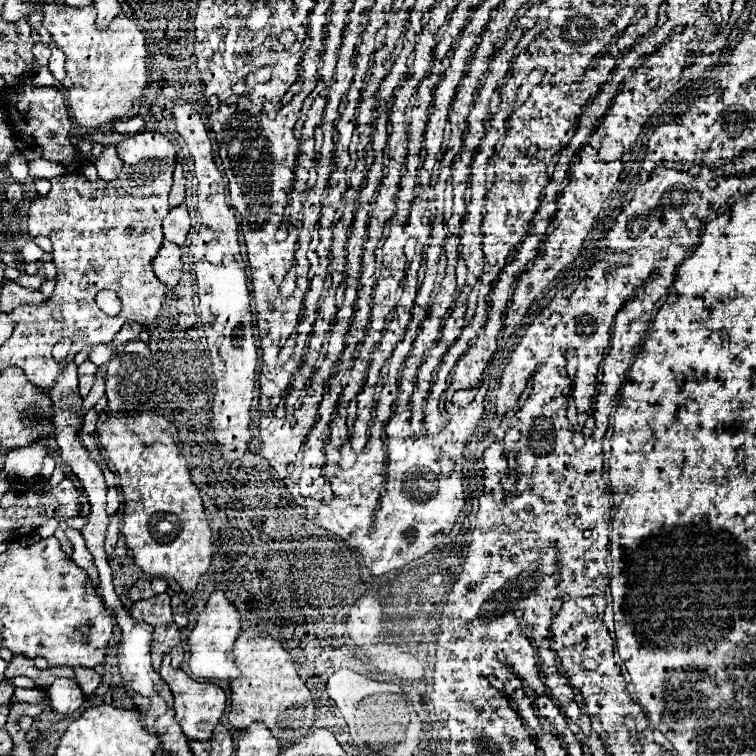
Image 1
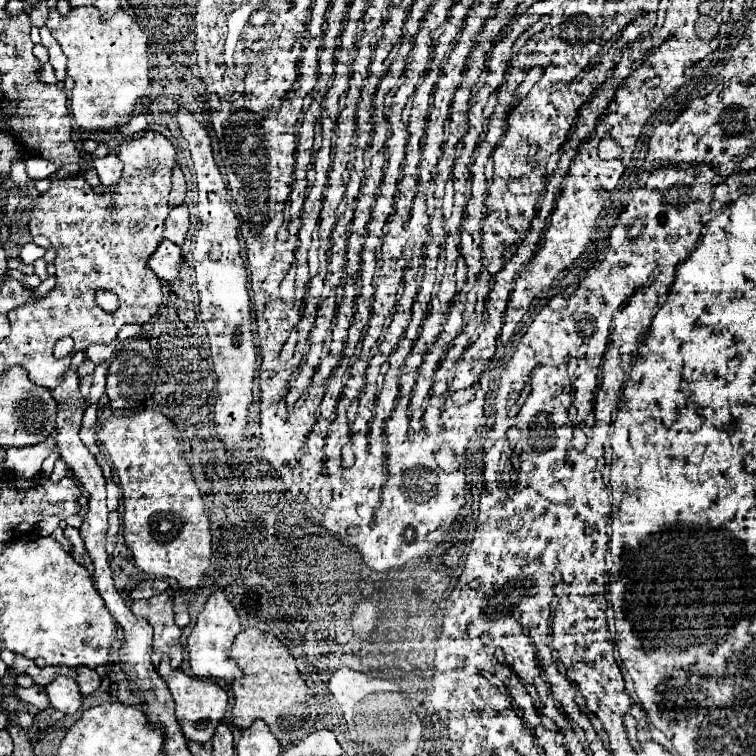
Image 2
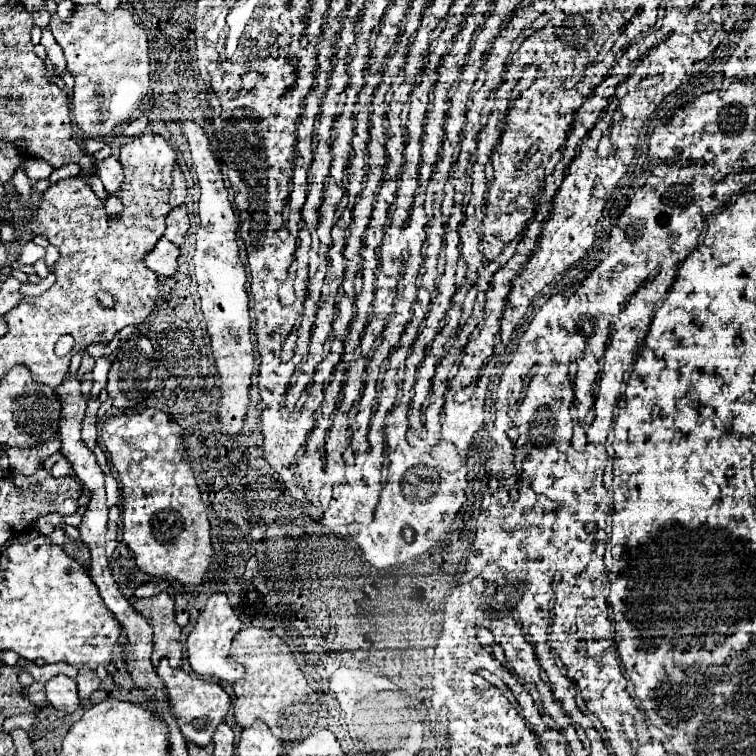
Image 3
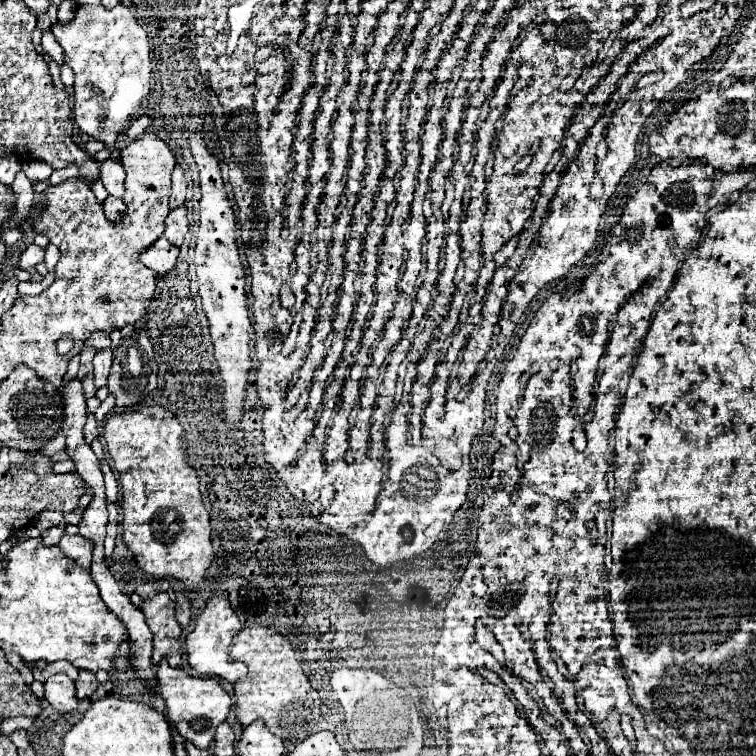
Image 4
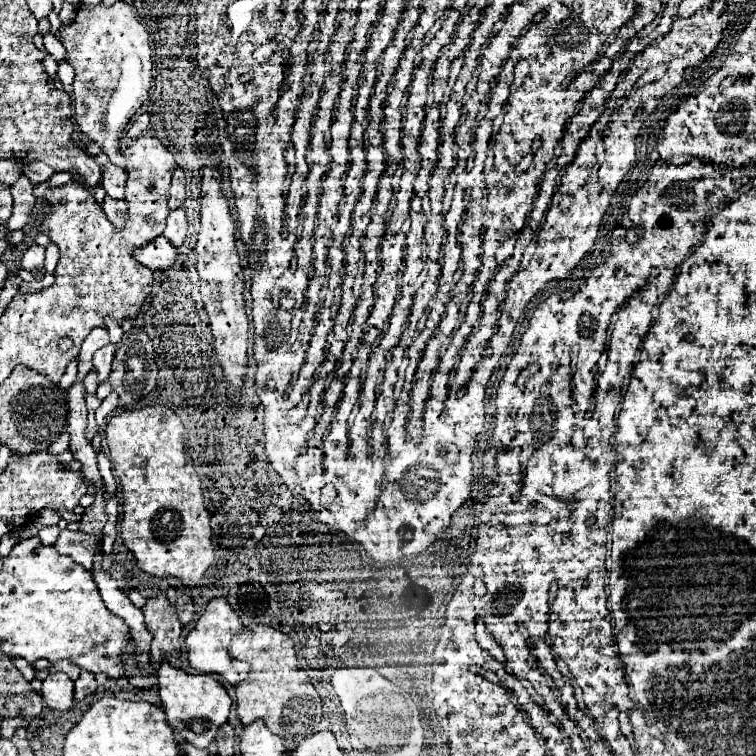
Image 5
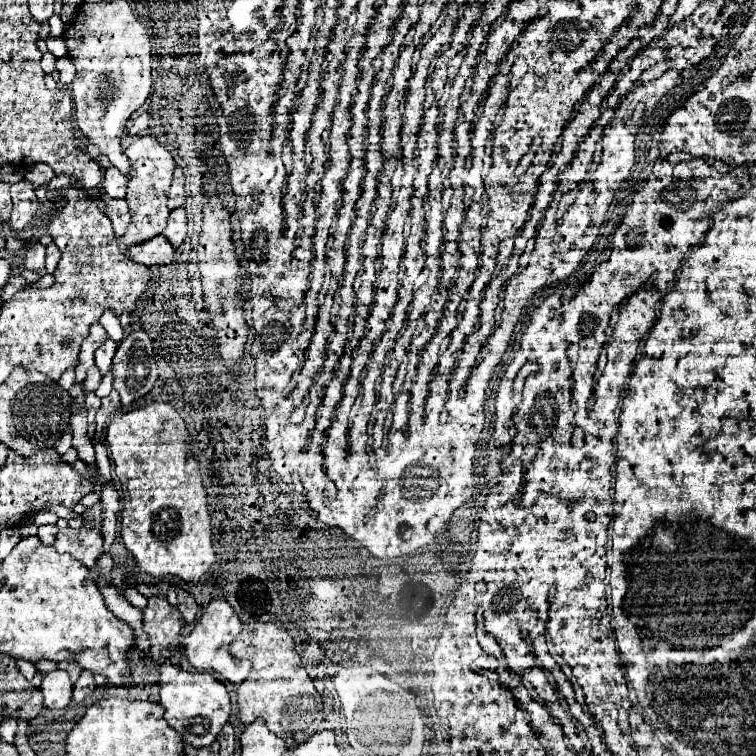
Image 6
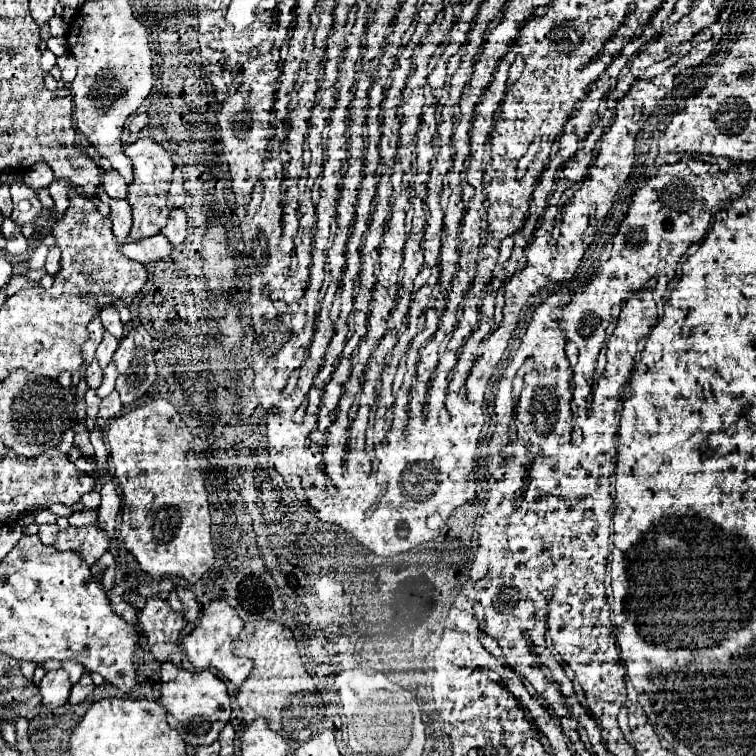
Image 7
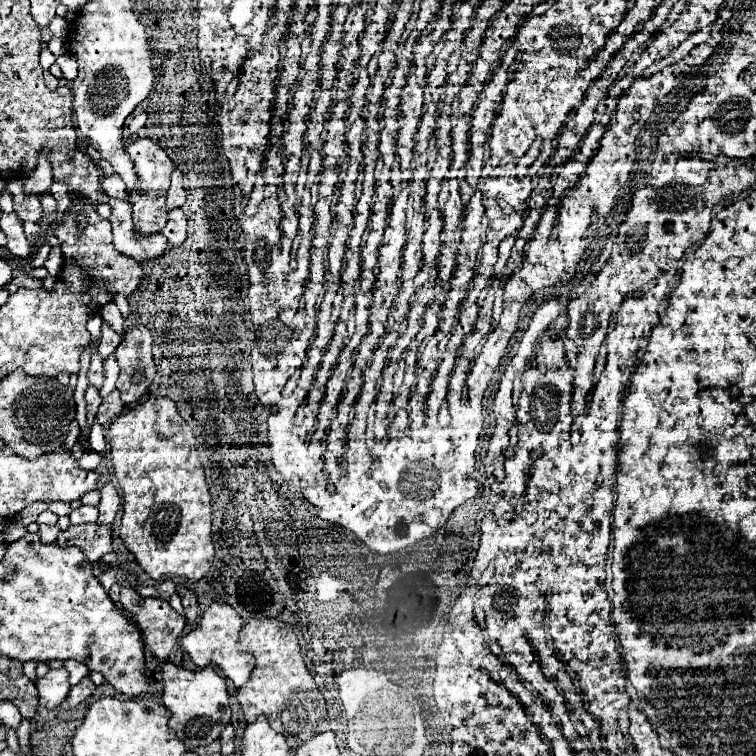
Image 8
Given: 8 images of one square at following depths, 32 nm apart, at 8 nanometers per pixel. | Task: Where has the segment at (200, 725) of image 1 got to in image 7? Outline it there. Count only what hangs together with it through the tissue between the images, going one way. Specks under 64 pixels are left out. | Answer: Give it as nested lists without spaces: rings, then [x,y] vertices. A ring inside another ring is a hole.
[[[164,662],[160,702],[168,710],[170,728],[178,732],[184,744],[194,748],[202,744],[212,744],[230,720],[230,698],[226,692],[226,684],[210,670],[188,672],[184,668],[176,668],[170,662]]]

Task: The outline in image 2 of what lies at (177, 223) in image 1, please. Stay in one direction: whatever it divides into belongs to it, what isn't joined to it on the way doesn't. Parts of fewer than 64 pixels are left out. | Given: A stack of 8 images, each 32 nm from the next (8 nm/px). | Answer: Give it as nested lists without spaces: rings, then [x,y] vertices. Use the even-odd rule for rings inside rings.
[[[182,204],[182,206],[176,206],[170,210],[166,222],[164,222],[164,238],[182,246],[184,244],[184,238],[186,238],[186,232],[188,232],[188,226],[190,226],[190,220],[188,220],[188,208]]]

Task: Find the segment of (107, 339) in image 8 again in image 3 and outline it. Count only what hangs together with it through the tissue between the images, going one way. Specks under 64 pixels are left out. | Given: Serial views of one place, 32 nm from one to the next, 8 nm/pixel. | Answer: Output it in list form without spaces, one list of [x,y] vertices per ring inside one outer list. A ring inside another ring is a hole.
[[[98,356],[94,362],[96,362],[96,366],[94,366],[94,372],[92,372],[92,376],[94,376],[92,398],[96,398],[96,396],[100,394],[100,390],[106,388],[106,376],[108,376],[108,372],[110,372],[110,362],[112,362],[112,358],[110,358],[110,356]]]

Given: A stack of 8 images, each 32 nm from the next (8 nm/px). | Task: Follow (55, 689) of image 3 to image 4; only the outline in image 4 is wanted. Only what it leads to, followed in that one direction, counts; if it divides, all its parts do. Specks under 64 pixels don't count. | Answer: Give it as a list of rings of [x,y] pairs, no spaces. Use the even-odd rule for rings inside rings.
[[[54,674],[44,682],[44,700],[58,712],[72,712],[78,706],[74,682],[66,674]]]

